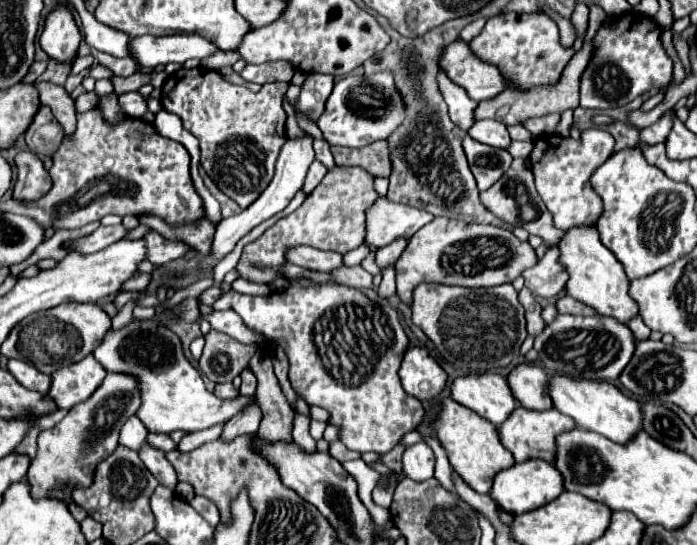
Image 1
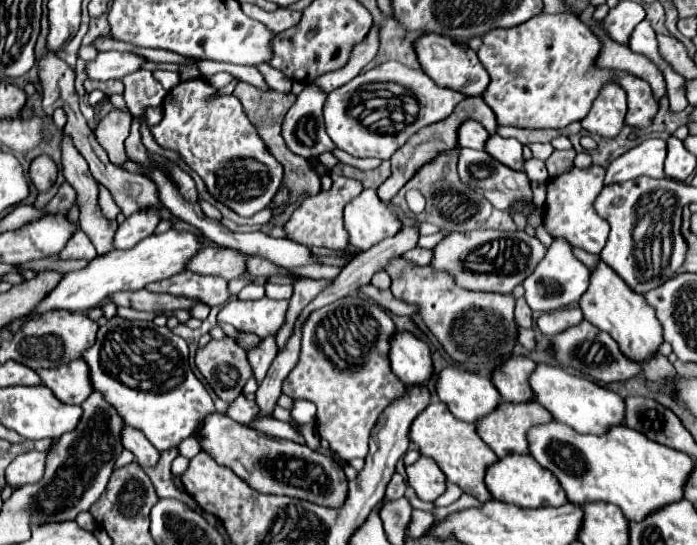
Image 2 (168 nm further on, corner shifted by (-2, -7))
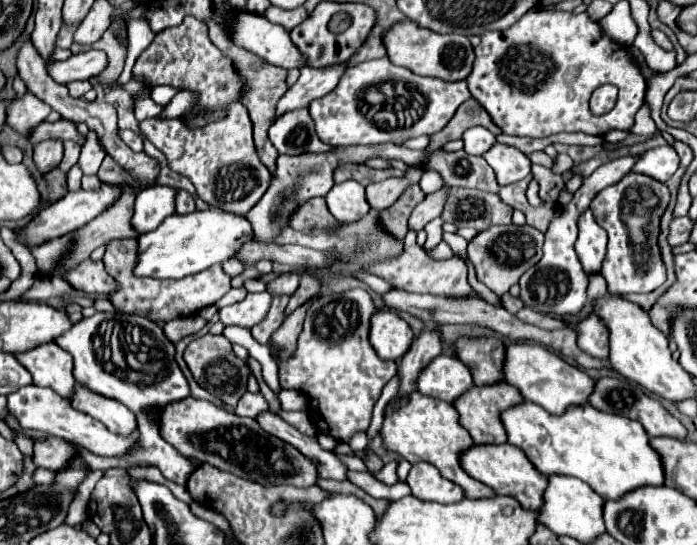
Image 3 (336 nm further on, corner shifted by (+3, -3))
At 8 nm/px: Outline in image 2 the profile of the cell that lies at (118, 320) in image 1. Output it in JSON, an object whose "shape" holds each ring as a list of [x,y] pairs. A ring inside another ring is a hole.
{"shape":[[[147,289],[139,291],[121,291],[113,293],[109,301],[123,305],[123,307],[133,307],[141,311],[175,311],[175,309],[189,309],[197,301],[187,301],[185,297],[171,297],[171,295],[159,295],[151,293]]]}

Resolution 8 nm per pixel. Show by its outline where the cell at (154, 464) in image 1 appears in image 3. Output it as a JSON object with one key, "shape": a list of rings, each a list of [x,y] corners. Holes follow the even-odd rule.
{"shape":[[[76,385],[70,403],[76,409],[102,421],[106,425],[106,429],[110,429],[112,433],[126,435],[126,433],[130,433],[130,429],[138,429],[136,417],[134,417],[134,413],[130,413],[130,409],[126,409],[122,403],[118,403],[114,399],[106,399],[98,393],[82,389],[82,385]]]}

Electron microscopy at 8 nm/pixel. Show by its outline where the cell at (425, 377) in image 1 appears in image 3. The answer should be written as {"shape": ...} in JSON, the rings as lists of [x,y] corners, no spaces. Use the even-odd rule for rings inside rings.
{"shape":[[[376,311],[370,327],[370,343],[384,361],[398,361],[410,349],[414,333],[396,311]]]}

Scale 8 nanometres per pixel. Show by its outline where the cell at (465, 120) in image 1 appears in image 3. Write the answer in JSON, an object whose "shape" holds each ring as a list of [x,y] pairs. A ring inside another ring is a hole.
{"shape":[[[470,127],[466,129],[466,135],[462,135],[464,151],[470,155],[482,155],[490,149],[490,145],[496,141],[494,135],[482,127]]]}

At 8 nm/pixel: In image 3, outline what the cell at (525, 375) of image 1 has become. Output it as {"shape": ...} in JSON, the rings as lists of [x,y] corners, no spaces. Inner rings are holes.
{"shape":[[[458,339],[456,353],[470,369],[476,385],[506,383],[502,375],[506,347],[500,339]]]}

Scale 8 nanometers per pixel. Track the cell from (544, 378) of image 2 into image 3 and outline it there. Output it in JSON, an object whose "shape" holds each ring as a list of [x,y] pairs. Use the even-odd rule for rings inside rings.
{"shape":[[[526,343],[508,345],[504,375],[506,381],[524,395],[526,401],[544,407],[552,415],[562,415],[570,407],[586,405],[590,391],[594,391],[594,381],[584,371],[566,363],[562,357],[558,357],[556,353],[548,351],[542,345],[526,345]]]}

